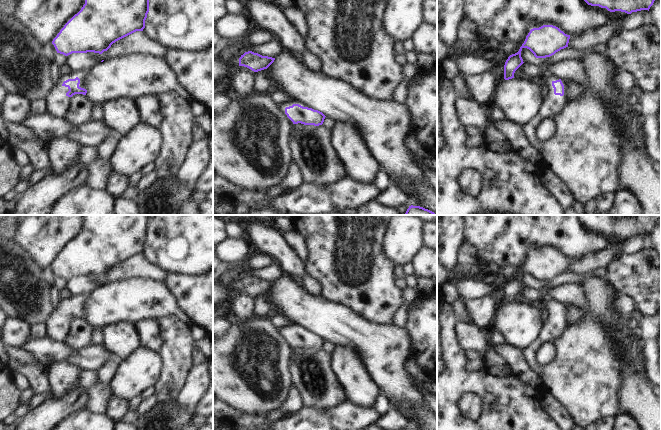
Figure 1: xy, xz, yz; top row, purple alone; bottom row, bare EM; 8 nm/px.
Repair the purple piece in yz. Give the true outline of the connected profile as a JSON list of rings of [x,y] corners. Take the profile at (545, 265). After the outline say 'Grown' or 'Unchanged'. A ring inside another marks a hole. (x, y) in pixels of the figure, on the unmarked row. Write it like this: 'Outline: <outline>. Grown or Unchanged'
Outline: [[[543,249],[530,254],[519,275],[508,281],[504,289],[504,303],[514,302],[515,295],[524,287],[521,281],[523,272],[529,273],[536,282],[546,282],[568,271],[570,259],[558,251]]]. Unchanged

